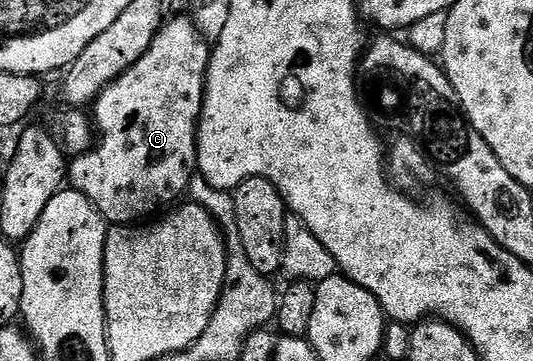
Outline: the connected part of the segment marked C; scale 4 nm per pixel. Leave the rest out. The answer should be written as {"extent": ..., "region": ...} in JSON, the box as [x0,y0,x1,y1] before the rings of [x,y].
{"extent":[70,18,211,224],"region":[[[169,18],[144,56],[130,65],[122,77],[115,79],[97,97],[94,104],[94,131],[98,138],[85,155],[75,156],[71,160],[70,183],[96,206],[100,216],[109,224],[139,224],[171,208],[177,202],[175,199],[187,192],[192,176],[198,171],[196,130],[200,127],[204,77],[208,74],[211,57],[209,40],[200,35],[191,18]]]}

